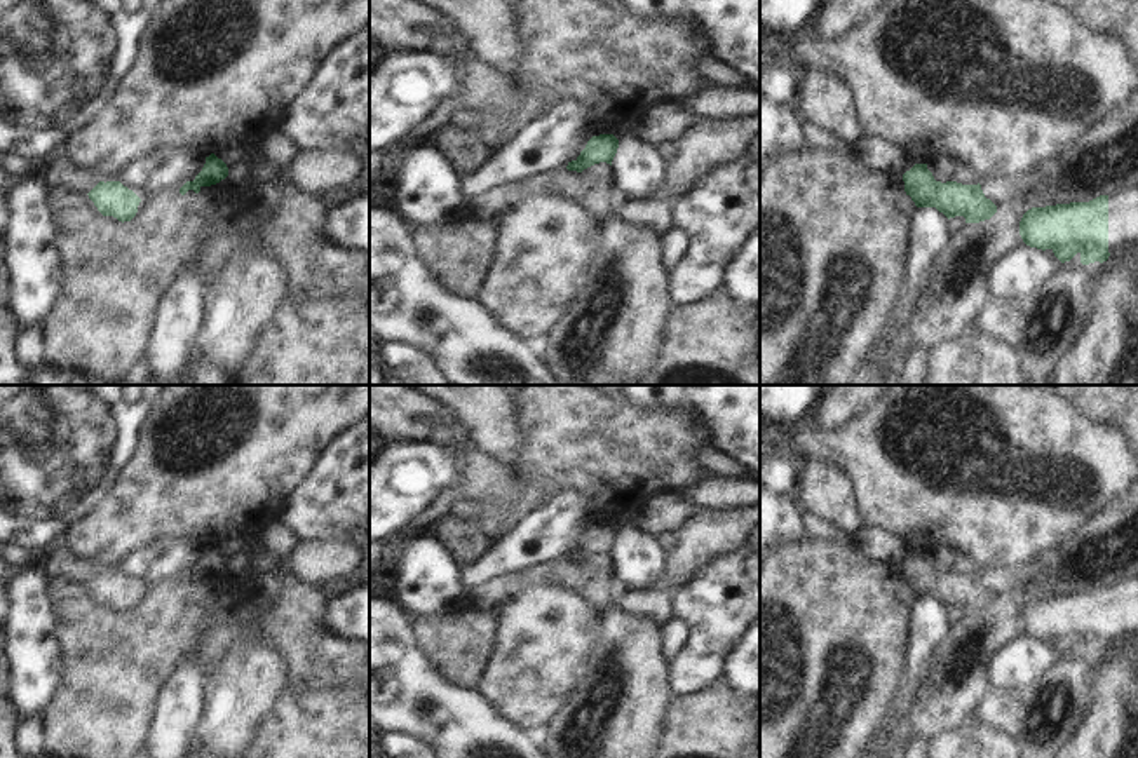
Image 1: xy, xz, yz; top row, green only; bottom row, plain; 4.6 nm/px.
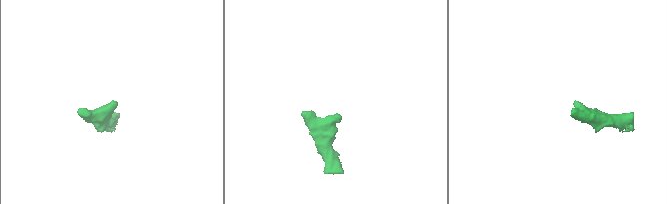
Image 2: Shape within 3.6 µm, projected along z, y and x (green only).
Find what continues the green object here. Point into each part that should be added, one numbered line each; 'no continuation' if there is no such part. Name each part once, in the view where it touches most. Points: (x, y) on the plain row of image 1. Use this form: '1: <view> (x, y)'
1: yz (1123, 596)

